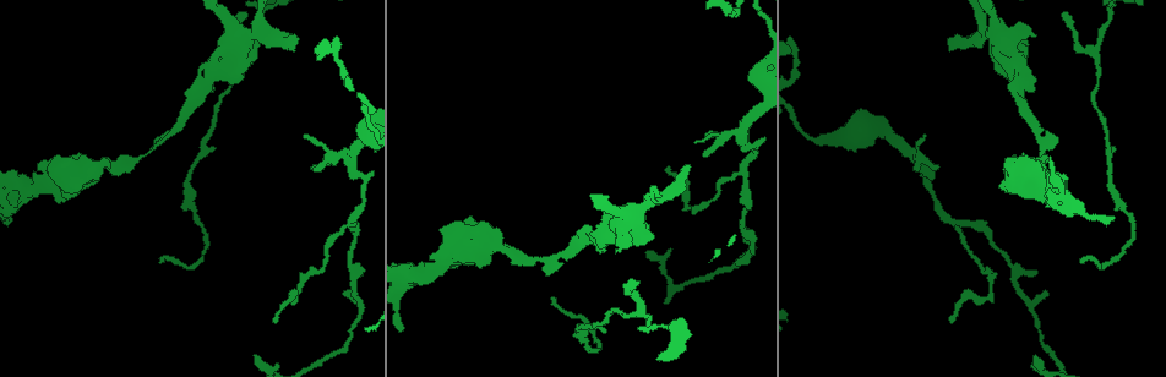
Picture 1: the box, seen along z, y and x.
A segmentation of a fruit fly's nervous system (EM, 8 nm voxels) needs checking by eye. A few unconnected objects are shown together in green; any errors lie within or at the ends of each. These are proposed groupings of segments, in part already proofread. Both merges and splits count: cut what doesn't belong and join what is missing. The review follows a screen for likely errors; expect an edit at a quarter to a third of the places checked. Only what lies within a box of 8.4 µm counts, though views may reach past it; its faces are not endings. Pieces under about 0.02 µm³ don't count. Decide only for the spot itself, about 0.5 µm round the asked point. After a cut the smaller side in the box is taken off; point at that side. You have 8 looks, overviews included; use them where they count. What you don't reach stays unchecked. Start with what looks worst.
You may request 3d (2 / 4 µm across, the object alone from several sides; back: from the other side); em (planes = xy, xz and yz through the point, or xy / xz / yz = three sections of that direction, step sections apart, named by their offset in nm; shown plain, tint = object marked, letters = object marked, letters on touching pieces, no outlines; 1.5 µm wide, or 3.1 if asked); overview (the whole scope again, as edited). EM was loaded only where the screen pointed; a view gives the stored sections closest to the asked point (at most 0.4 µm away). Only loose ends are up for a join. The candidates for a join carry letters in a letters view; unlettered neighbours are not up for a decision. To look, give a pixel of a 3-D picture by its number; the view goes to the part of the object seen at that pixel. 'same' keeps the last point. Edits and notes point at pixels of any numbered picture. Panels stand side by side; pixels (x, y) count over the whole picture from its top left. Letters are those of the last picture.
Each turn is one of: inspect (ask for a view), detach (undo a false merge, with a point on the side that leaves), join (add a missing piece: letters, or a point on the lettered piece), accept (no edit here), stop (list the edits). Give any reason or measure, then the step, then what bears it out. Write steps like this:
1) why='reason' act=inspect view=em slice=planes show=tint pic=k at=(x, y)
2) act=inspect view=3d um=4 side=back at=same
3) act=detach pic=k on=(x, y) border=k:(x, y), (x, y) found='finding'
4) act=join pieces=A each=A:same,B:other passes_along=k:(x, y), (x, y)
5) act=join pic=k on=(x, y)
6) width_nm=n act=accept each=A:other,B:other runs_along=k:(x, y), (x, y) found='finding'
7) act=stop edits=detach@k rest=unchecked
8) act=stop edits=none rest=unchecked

why='thin end' act=inspect view=3d um=2 pic=1 at=(1081, 262)

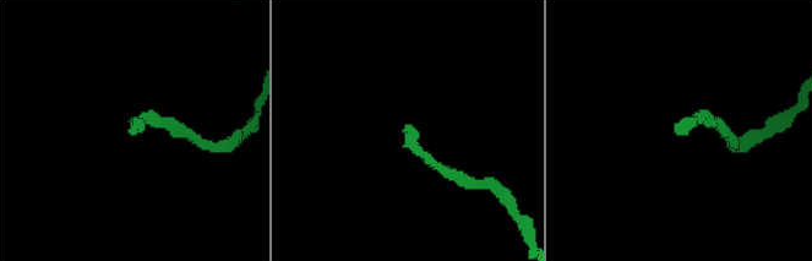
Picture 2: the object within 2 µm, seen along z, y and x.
act=inspect view=em slice=planes show=plain pic=2 at=(407, 126)

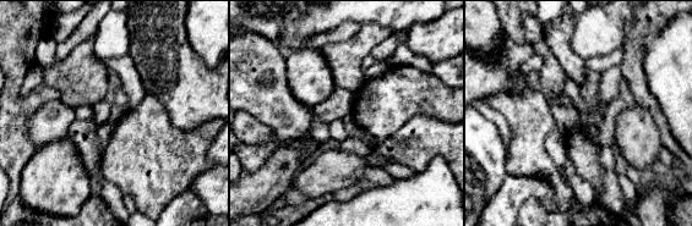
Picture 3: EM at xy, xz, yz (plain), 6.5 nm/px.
why='what lies round it' act=inspect view=em slice=planes show=letters at=same

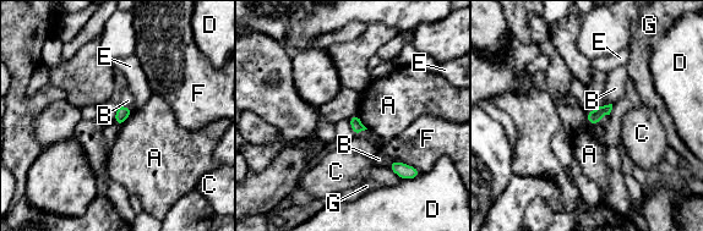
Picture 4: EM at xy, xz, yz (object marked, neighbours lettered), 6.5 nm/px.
width_nm=90 act=accept each=A:other,B:other,C:other,D:other,E:other,F:other,G:other border=4:(134, 110), (120, 126) found='none of them fits'

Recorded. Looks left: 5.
why='branch stops here' act=inspect view=em slice=xy step=4 show=letters pic=1 at=(950, 47)

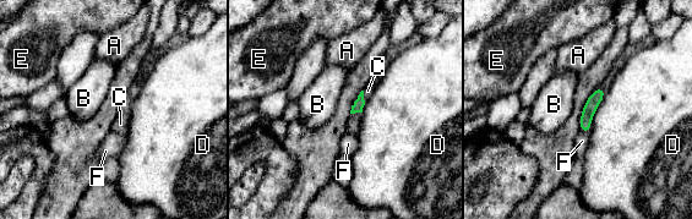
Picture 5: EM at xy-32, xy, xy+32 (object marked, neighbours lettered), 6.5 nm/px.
act=inspect view=em slice=planes show=letters at=same

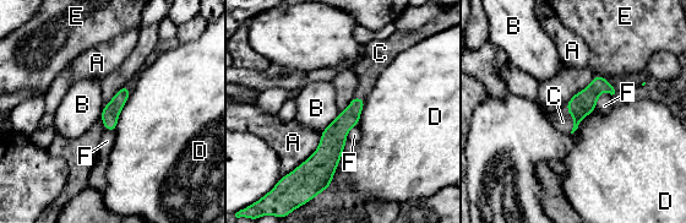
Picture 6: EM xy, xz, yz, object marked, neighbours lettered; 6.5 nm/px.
width_nm=120 act=join pieces=C each=A:other,B:other,C:same,D:other,E:other,F:other passes_along=6:(583, 103), (573, 119), (562, 121) found='it goes on there'

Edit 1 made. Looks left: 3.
act=stop edits=join@6 rest=unchecked

